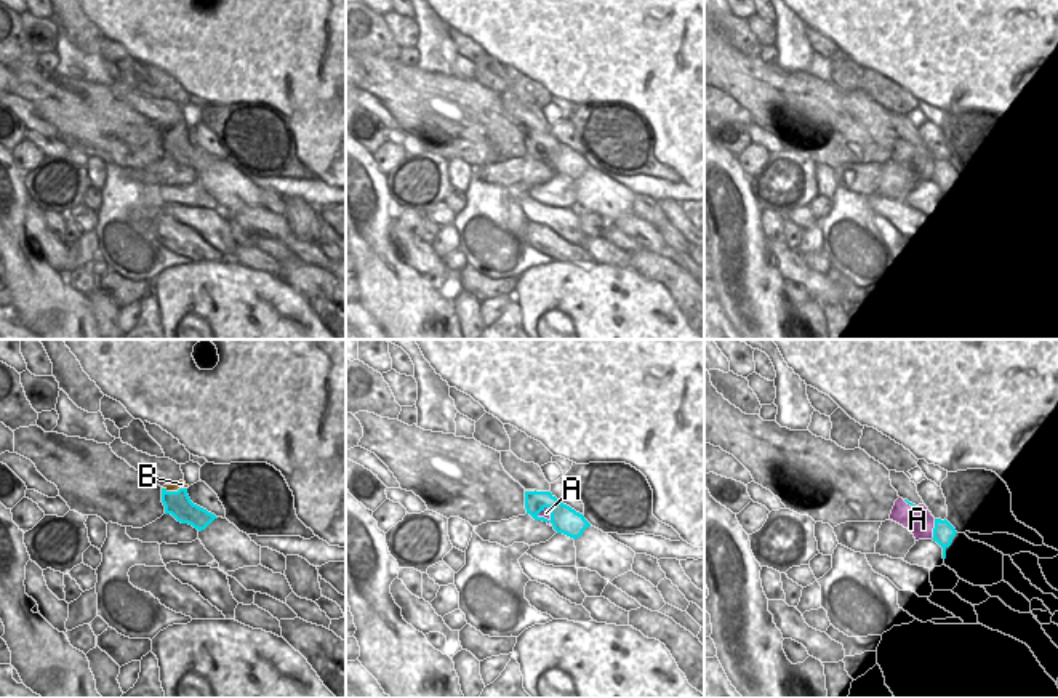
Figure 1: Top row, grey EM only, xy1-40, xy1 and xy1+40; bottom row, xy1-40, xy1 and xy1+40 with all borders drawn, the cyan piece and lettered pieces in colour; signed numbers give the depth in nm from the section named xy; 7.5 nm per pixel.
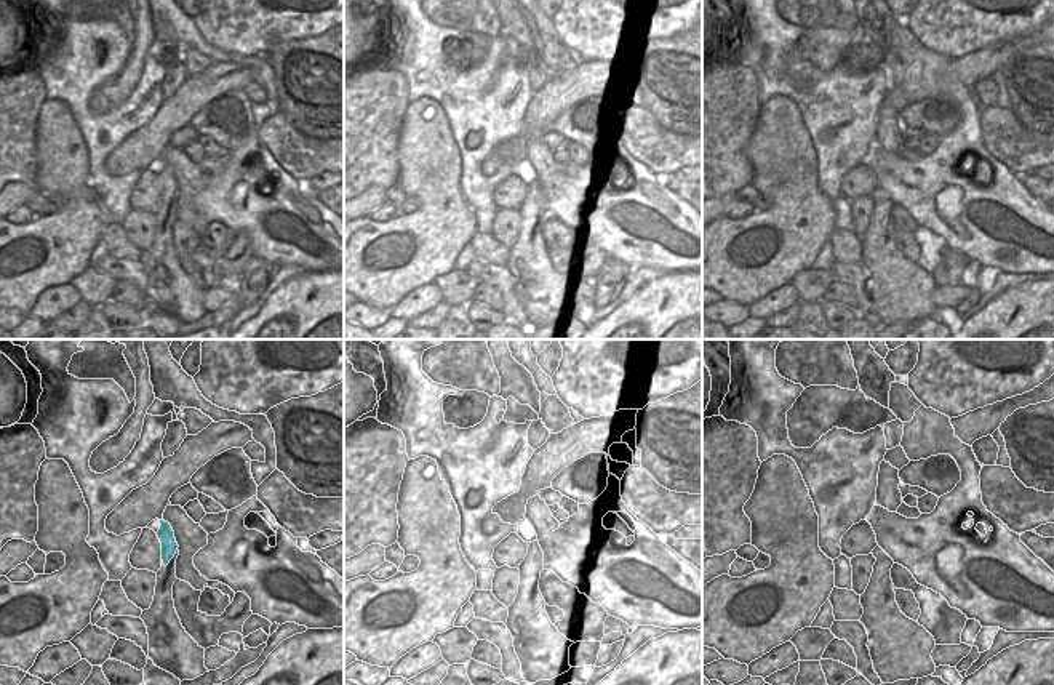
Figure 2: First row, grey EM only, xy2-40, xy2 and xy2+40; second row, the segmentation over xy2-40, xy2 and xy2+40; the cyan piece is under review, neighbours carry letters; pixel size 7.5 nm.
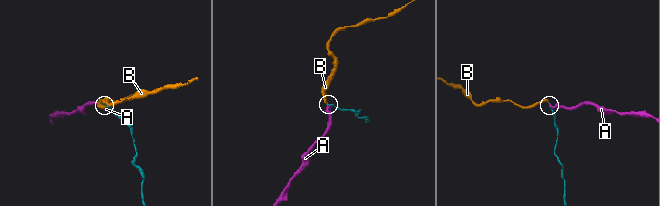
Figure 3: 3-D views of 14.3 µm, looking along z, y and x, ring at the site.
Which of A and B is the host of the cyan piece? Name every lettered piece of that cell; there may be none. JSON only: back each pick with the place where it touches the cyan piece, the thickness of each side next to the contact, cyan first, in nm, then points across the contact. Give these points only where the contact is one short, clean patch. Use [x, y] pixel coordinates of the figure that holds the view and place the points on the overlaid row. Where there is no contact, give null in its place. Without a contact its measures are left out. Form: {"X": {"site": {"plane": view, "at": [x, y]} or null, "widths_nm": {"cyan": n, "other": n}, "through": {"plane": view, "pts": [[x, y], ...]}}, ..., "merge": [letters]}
{"merge": []}

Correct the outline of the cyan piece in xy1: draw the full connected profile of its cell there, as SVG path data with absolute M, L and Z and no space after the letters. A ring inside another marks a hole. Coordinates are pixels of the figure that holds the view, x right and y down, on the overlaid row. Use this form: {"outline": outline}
{"outline": "M525 491L525 509L535 520L551 522L557 533L573 540L591 527L583 514L560 503L551 491Z"}

